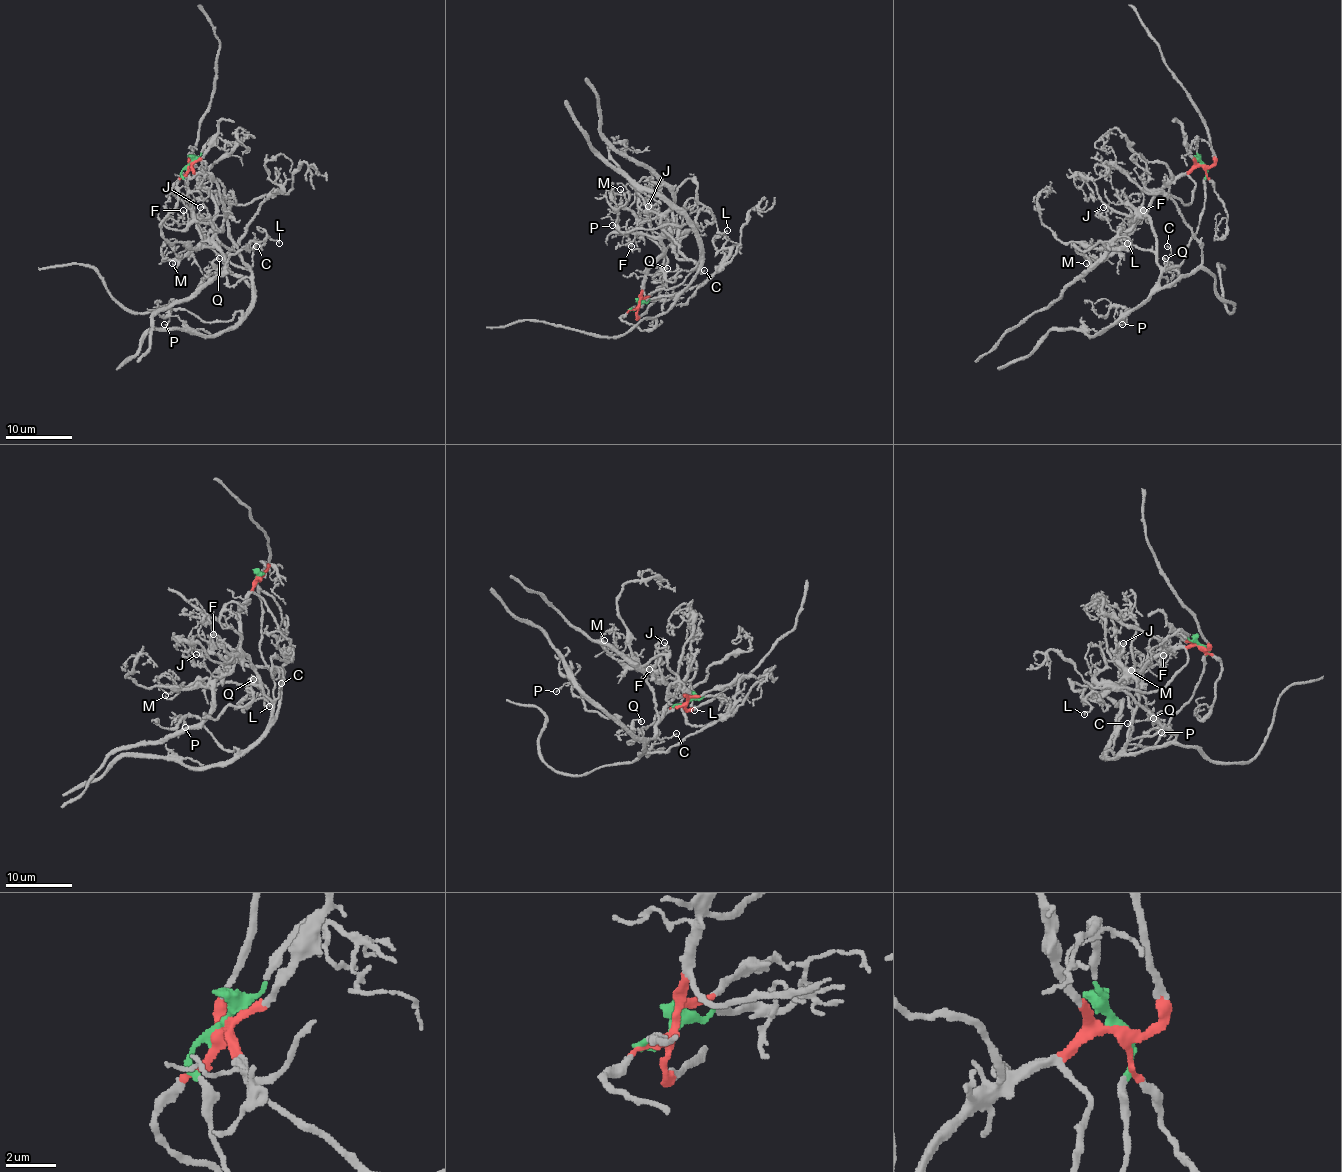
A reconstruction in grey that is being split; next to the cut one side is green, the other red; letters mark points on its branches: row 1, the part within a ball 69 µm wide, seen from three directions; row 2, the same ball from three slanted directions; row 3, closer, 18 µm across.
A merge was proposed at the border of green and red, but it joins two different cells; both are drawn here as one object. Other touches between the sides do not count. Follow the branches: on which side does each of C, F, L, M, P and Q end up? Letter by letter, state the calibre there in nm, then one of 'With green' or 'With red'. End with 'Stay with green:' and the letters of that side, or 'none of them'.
C: Thickness 150 nm. With green
F: Thickness 110 nm. With red
L: Thickness 130 nm. With red
M: Thickness 120 nm. With red
P: Thickness 110 nm. With green
Q: Thickness 170 nm. With green
Stay with green: C, P, Q

